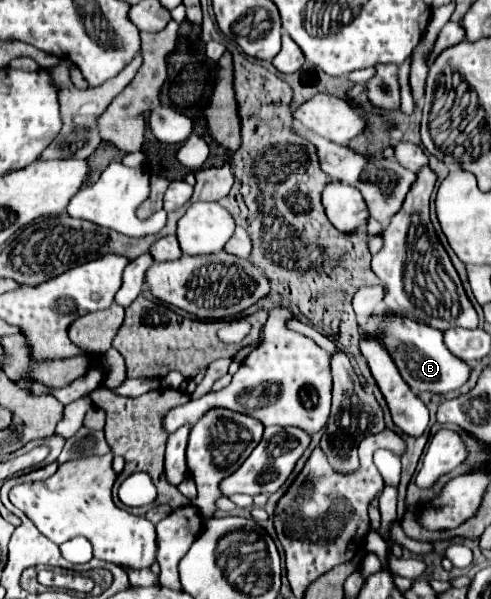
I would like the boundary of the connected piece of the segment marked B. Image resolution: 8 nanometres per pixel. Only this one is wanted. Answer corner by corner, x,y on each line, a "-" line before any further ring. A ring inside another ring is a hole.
382,313
372,315
364,325
360,325
360,329
364,335
376,337
390,351
390,355
394,355
394,361
402,377
414,391
448,393
460,389
470,377
472,367
446,349
442,331
438,329
432,329
412,319
398,319
398,315
382,315

